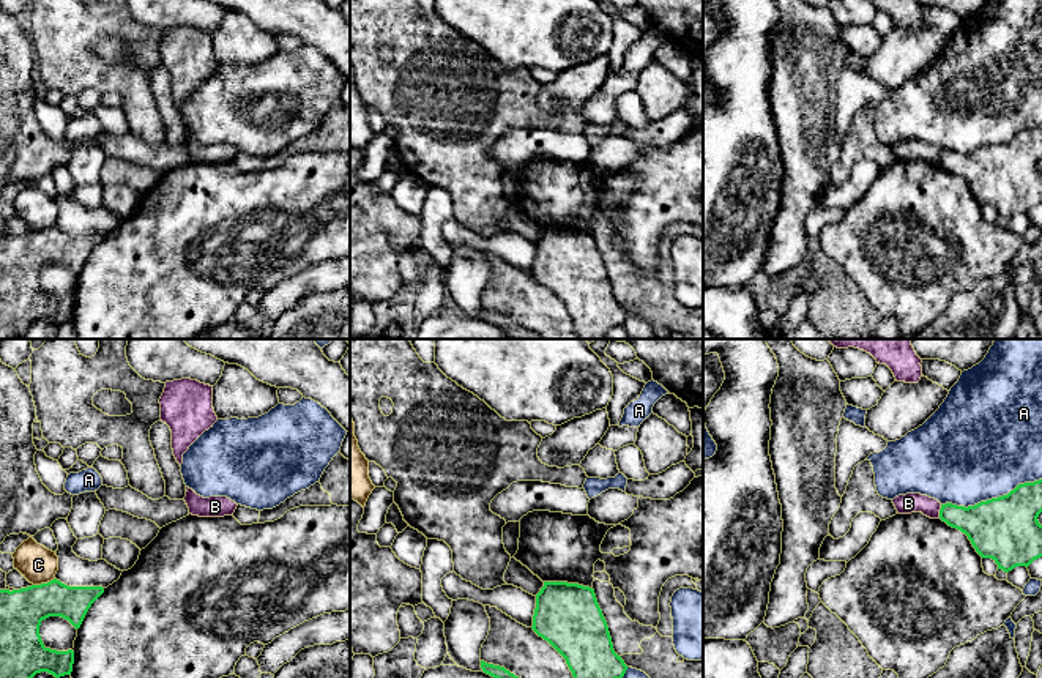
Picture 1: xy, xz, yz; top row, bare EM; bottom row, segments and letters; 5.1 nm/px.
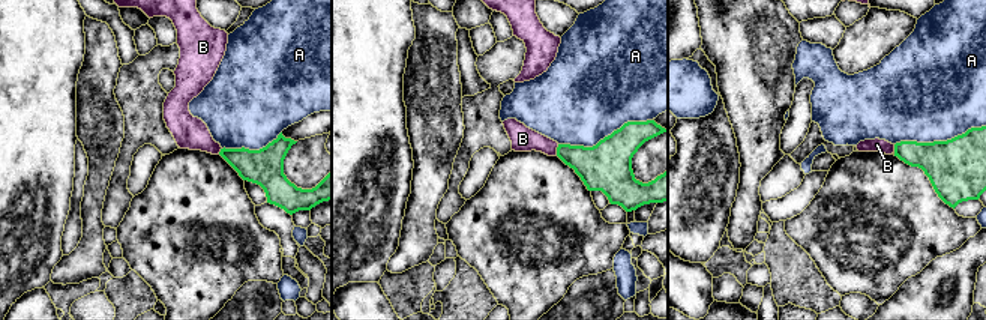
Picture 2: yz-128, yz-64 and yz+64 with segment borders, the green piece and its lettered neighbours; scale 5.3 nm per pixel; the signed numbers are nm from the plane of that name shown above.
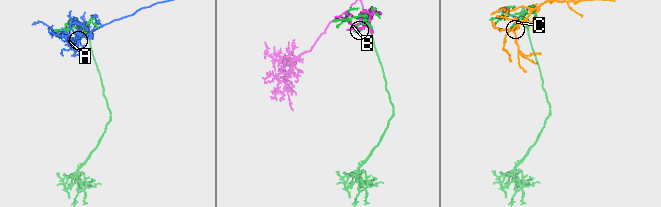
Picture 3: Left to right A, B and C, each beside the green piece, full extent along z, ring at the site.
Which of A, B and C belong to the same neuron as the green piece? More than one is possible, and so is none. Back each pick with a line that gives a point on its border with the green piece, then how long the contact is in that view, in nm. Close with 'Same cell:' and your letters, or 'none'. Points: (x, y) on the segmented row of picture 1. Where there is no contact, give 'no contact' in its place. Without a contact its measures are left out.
Same cell: none

